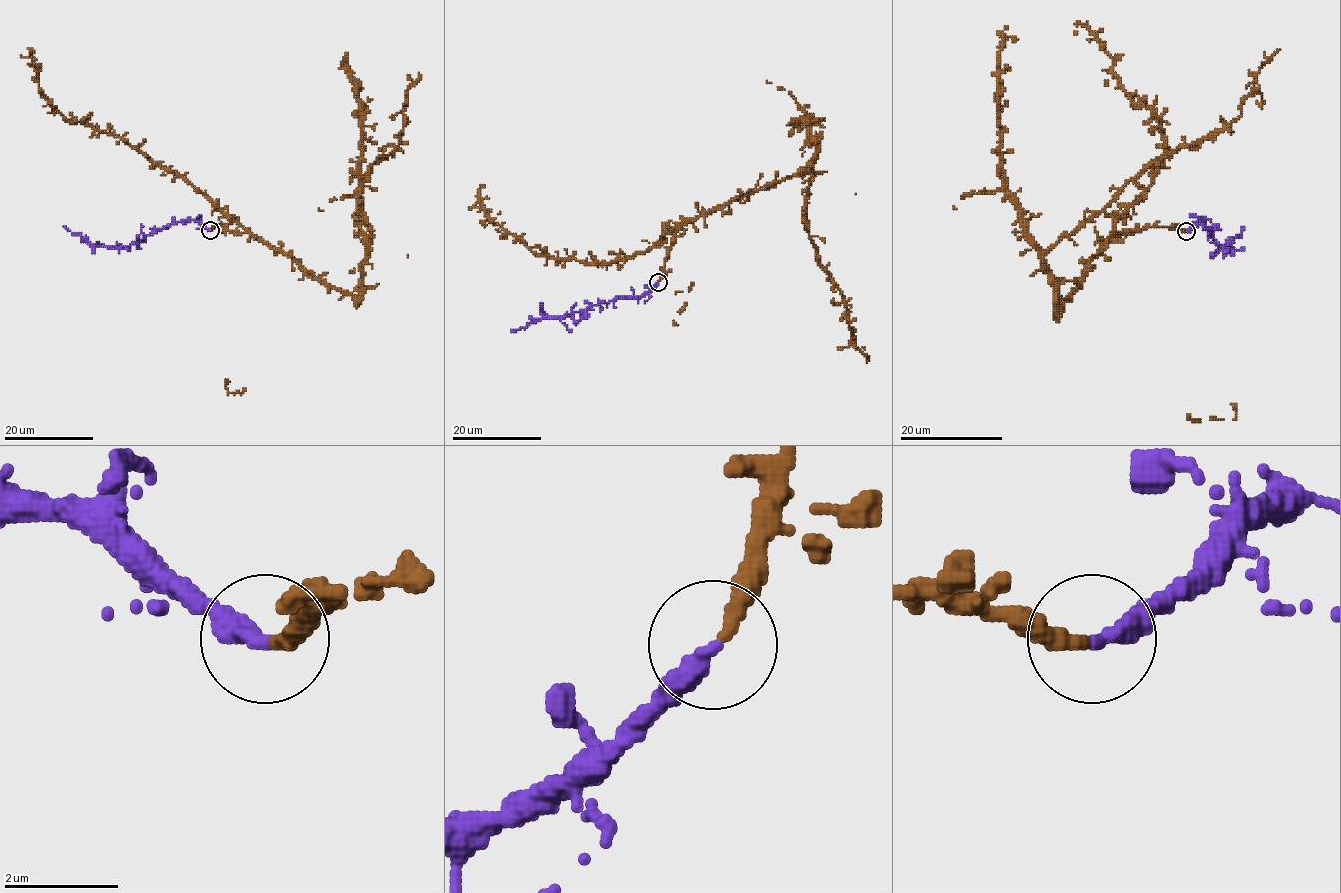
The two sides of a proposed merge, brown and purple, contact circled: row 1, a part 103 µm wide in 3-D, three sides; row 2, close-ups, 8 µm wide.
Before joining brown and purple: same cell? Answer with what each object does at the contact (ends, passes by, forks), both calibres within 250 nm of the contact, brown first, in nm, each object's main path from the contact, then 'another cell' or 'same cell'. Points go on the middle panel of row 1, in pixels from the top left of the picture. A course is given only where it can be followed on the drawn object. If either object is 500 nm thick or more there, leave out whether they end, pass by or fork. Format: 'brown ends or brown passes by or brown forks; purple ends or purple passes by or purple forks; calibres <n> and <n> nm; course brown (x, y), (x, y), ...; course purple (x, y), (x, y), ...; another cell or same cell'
brown ends; purple ends; calibres 300 and 360 nm; course brown (658, 281), (673, 235), (684, 225), (807, 170), (814, 159), (806, 230), (866, 362); course purple (658, 282), (643, 294), (600, 302), (574, 313), (534, 319), (512, 332); same cell

